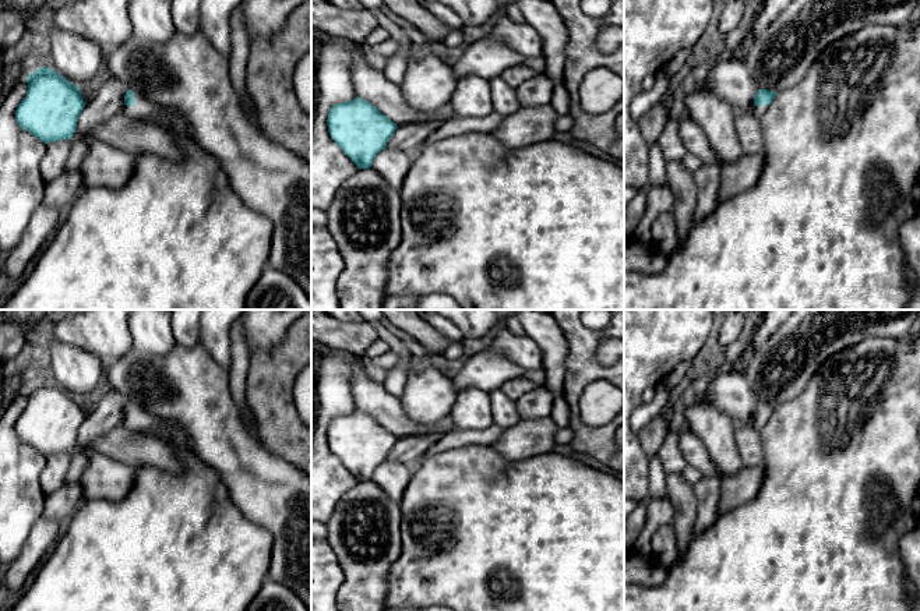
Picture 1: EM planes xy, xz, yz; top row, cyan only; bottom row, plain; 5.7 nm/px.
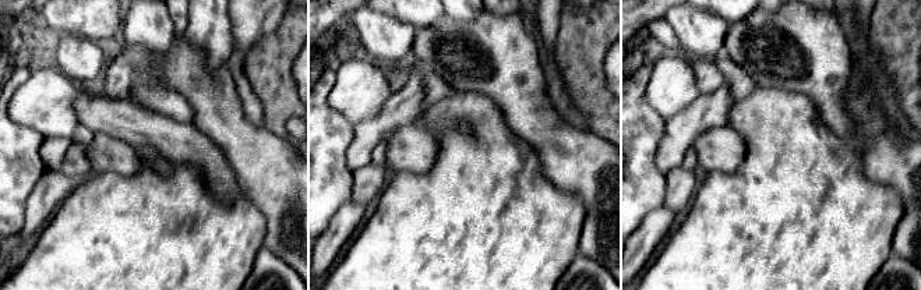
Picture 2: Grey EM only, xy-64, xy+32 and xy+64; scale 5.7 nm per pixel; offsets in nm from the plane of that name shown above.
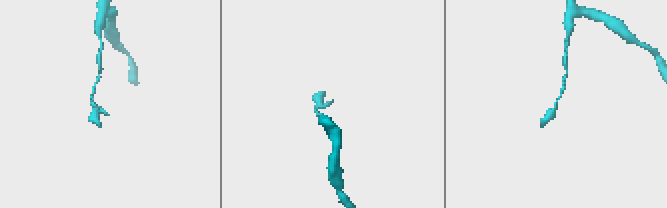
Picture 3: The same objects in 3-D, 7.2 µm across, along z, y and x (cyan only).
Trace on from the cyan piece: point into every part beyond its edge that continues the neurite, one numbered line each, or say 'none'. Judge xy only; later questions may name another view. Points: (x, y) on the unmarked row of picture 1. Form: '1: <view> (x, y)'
1: xy (143, 420)

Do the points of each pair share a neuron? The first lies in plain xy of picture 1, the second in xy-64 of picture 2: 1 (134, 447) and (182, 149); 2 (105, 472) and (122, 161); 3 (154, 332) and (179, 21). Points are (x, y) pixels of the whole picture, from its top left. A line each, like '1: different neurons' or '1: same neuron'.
1: same neuron
2: same neuron
3: different neurons

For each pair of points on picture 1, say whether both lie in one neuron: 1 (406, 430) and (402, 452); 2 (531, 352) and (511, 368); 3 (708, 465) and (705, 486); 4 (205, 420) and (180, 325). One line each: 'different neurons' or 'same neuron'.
1: different neurons
2: different neurons
3: different neurons
4: different neurons

